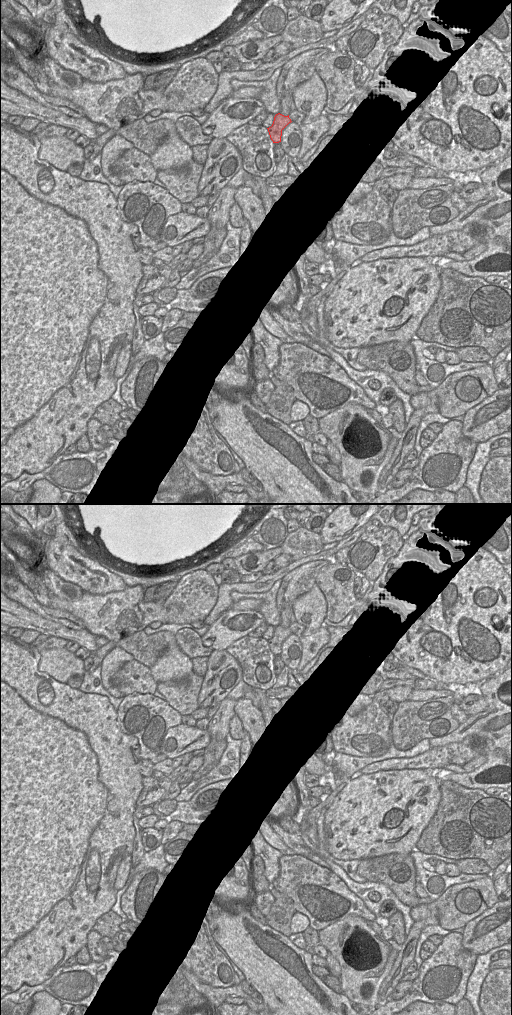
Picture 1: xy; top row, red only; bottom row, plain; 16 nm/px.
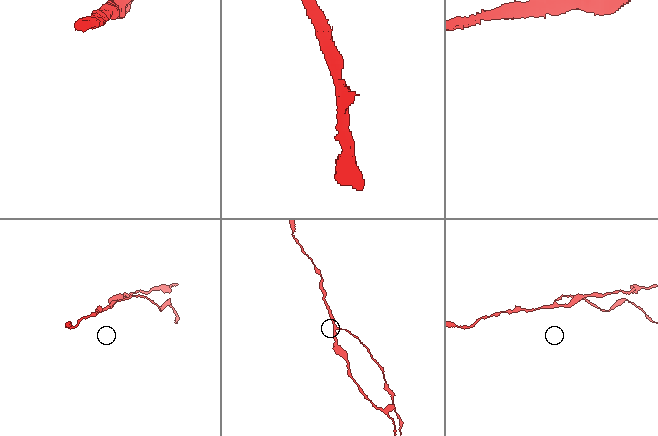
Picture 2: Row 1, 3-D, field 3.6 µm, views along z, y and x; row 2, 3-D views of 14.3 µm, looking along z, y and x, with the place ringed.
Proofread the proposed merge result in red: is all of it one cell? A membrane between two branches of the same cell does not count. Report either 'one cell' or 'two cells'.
two cells

